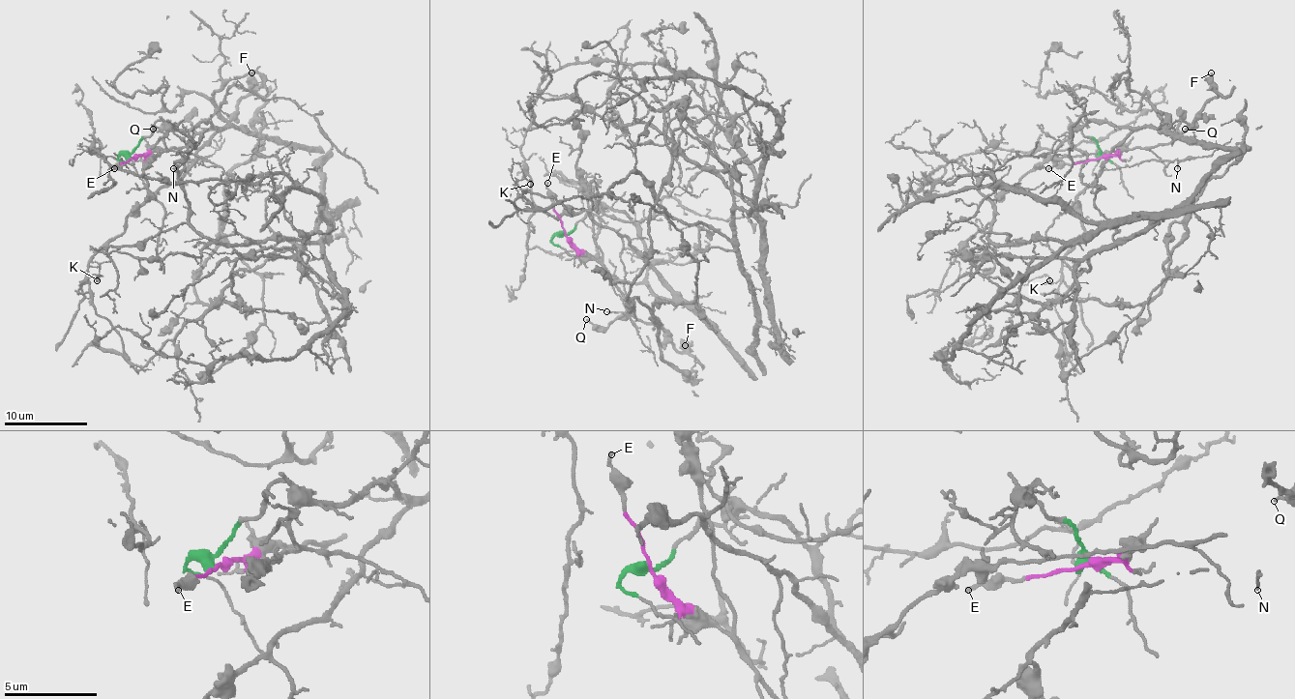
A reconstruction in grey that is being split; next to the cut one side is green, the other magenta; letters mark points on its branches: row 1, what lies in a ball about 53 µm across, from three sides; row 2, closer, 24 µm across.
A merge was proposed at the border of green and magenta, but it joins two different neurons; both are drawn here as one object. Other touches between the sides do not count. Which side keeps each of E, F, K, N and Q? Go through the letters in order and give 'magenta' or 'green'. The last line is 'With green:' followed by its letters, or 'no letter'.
E: magenta
F: magenta
K: green
N: green
Q: magenta
With green: K, N

